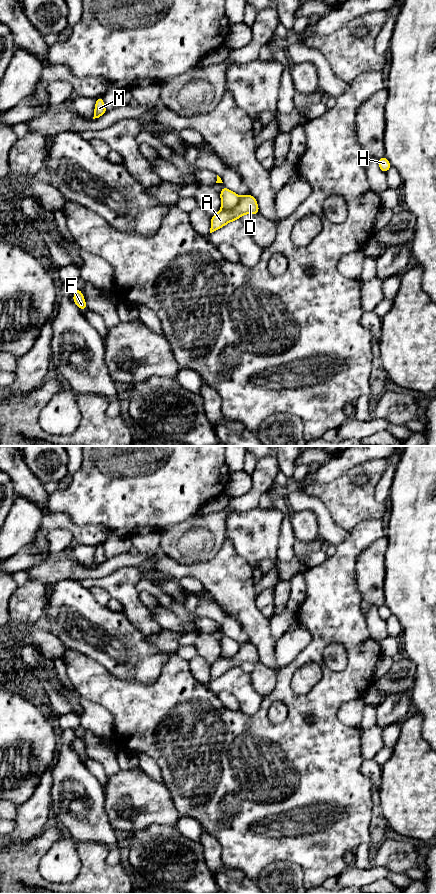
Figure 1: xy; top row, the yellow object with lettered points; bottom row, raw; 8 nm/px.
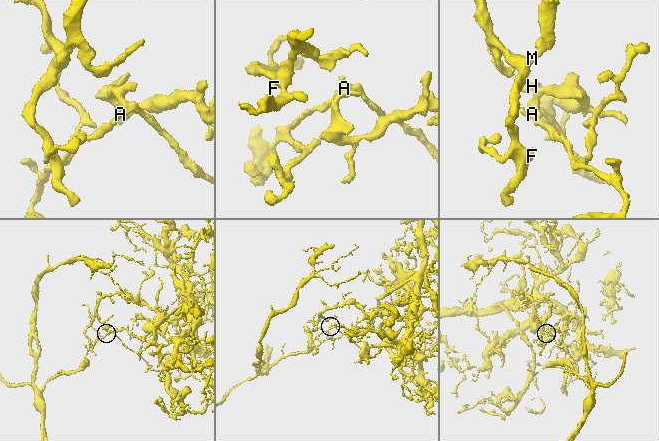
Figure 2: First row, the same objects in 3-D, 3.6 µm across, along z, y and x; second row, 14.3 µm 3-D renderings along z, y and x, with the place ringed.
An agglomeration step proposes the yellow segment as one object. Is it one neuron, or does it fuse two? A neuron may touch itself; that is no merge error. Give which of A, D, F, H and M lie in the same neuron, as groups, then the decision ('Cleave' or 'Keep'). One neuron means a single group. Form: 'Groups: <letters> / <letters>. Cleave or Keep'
Groups: A D / F H M. Cleave

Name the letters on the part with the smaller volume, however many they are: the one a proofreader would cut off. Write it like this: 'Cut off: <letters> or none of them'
Cut off: A, D

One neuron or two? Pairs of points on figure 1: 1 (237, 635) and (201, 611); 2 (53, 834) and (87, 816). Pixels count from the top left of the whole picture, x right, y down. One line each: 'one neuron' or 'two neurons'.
1: one neuron
2: two neurons

